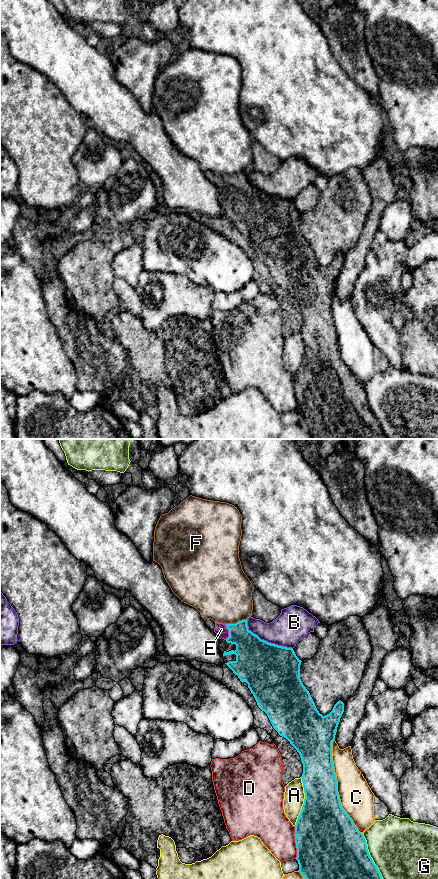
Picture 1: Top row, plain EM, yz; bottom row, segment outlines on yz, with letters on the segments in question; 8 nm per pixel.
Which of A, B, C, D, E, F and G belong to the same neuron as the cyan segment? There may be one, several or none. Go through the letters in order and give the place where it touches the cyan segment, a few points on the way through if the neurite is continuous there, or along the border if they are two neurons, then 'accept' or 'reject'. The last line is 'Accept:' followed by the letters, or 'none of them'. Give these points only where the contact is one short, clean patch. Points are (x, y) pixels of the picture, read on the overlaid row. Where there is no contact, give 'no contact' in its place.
A: yz (304, 801) | reject
B: yz (265, 641) | reject
C: yz (336, 787) | reject
D: yz (295, 842) | reject
E: yz (229, 632) | across yz (252, 653), (229, 632), (221, 629) | accept
F: yz (237, 622) | reject
G: yz (369, 856) | reject
Accept: E

